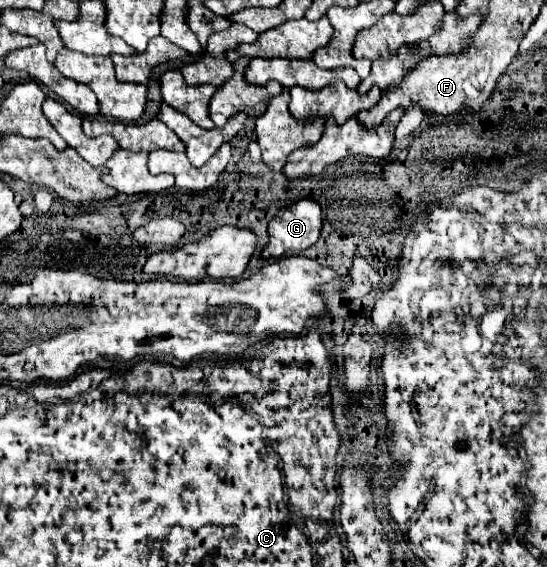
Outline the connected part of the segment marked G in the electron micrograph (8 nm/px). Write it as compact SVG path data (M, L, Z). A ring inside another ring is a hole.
M300 199L280 209L268 225L268 245L262 257L272 259L312 247L322 229L320 213L320 205L312 199Z

